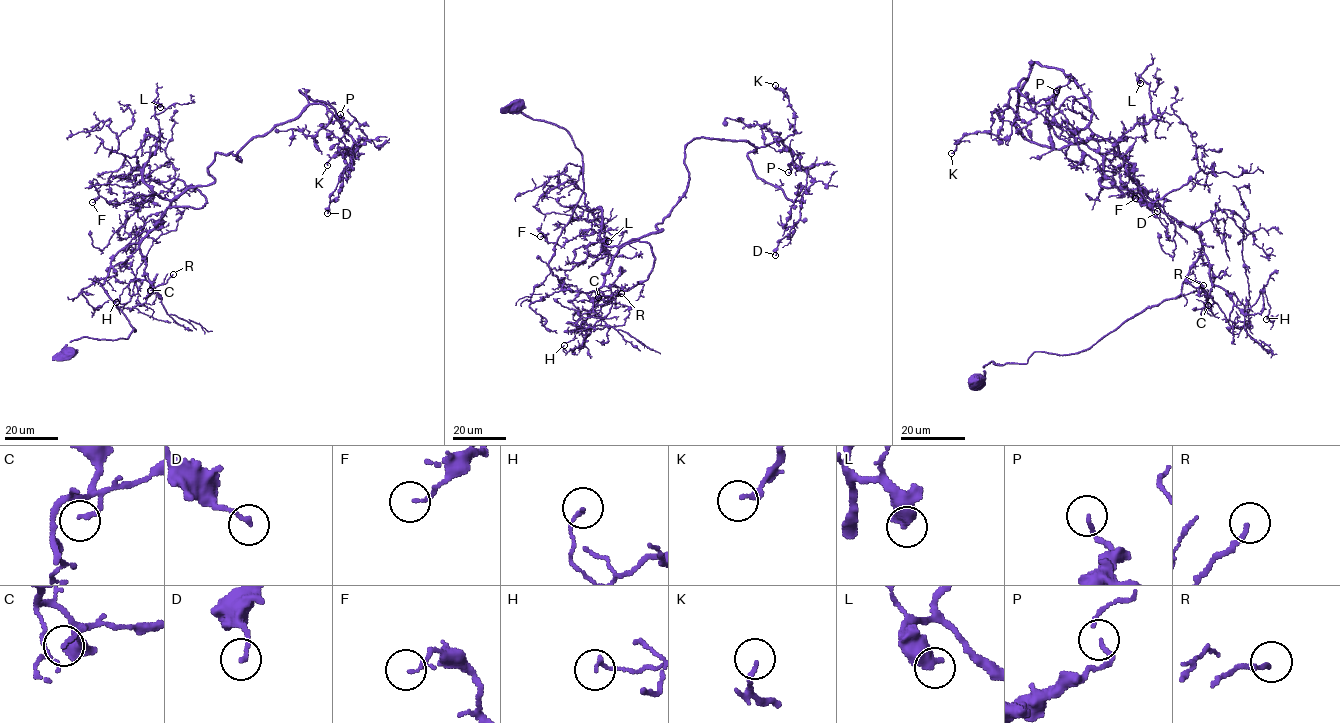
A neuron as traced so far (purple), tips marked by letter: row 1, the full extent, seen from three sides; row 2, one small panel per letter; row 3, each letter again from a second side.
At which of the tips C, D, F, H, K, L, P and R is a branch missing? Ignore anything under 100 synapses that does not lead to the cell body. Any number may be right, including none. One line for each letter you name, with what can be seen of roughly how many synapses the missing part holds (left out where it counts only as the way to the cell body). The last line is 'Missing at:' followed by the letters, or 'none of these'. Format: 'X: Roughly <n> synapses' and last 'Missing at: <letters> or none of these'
Missing at: none of these

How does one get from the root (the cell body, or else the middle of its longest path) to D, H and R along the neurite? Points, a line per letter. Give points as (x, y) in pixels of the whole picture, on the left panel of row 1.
D: (69, 353), (135, 331), (111, 259), (300, 90), (355, 144), (327, 213)
H: (69, 353), (83, 337), (135, 331), (100, 285), (136, 243), (145, 278), (116, 302)
R: (69, 353), (63, 349), (83, 337), (135, 331), (100, 285), (119, 251), (138, 245), (153, 287), (173, 274)

